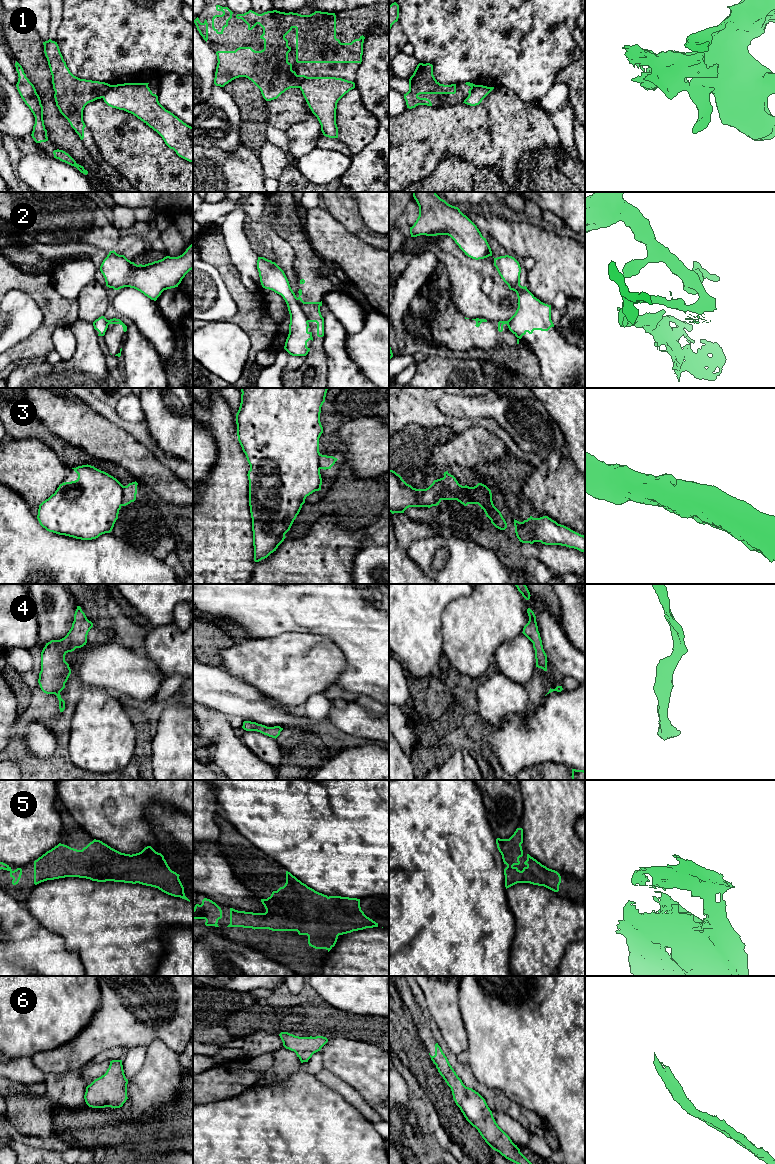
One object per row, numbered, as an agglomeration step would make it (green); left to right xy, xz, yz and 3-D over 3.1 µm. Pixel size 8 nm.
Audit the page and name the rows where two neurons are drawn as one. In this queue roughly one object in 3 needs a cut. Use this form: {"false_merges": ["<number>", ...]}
{"false_merges": ["1", "2", "3"]}

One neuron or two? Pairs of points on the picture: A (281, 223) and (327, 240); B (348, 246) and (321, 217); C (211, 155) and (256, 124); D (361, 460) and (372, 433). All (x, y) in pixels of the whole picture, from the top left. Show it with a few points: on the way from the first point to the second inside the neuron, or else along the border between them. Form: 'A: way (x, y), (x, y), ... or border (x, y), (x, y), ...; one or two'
A: border (302, 221), (307, 239), (316, 253); two
B: way (341, 239), (326, 224); one
C: border (241, 143), (257, 154); two
D: way (368, 453), (372, 449), (372, 440); one

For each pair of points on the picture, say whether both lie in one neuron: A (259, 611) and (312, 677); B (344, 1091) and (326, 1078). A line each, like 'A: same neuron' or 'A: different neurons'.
A: different neurons
B: same neuron

